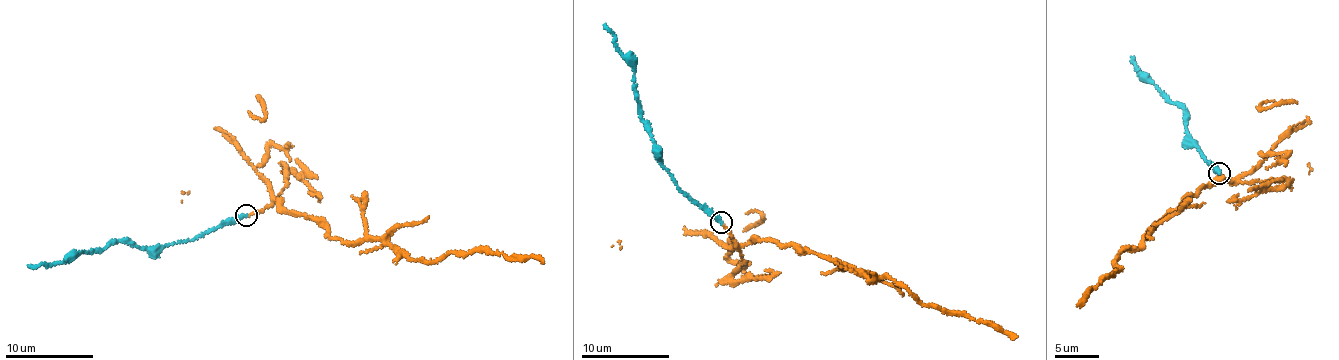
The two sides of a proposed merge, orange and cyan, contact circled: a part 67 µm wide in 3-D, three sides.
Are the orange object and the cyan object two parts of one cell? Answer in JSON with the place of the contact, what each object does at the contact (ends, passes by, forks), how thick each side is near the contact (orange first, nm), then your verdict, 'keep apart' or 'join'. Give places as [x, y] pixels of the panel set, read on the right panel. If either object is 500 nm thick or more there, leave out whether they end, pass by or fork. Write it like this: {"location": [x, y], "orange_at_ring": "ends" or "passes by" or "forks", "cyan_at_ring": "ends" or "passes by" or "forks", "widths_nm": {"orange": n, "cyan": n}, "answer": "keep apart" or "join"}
{"location": [1219, 173], "orange_at_ring": "ends", "cyan_at_ring": "ends", "widths_nm": {"orange": 200, "cyan": 360}, "answer": "keep apart"}

